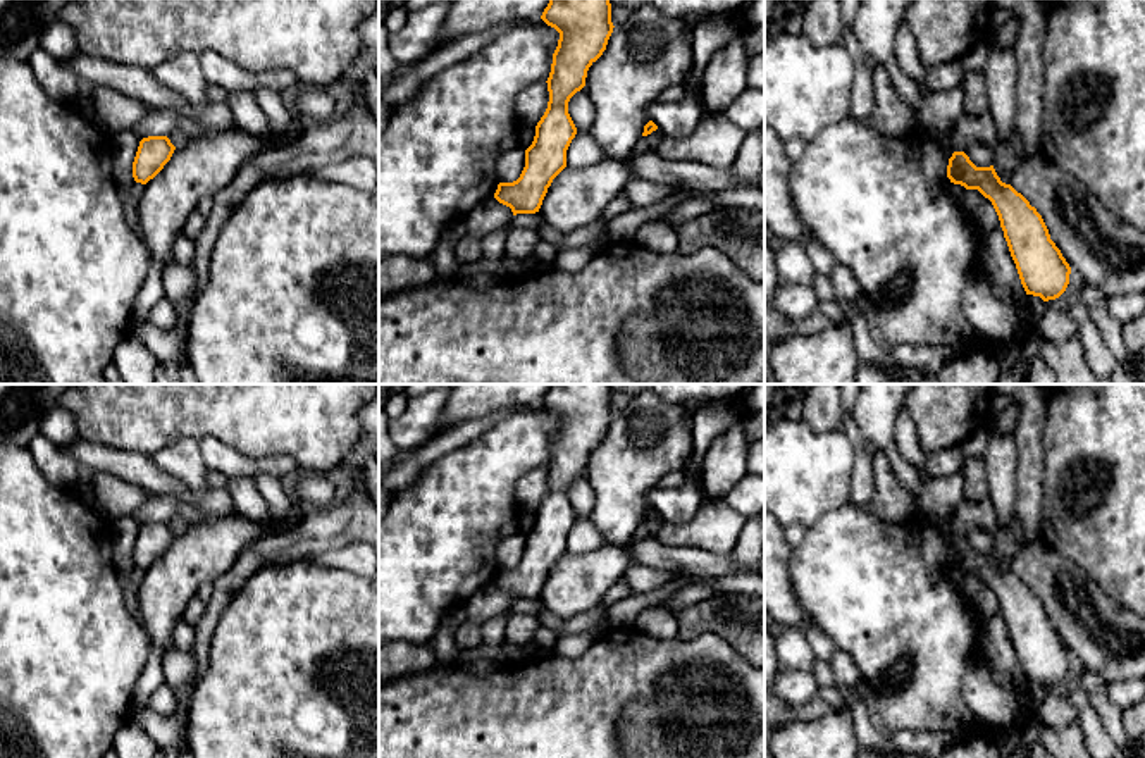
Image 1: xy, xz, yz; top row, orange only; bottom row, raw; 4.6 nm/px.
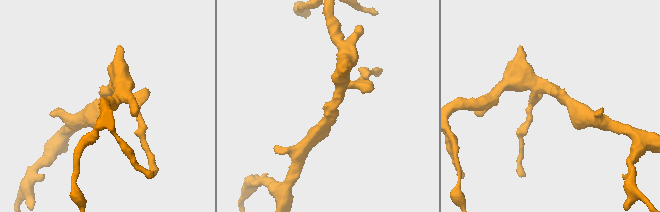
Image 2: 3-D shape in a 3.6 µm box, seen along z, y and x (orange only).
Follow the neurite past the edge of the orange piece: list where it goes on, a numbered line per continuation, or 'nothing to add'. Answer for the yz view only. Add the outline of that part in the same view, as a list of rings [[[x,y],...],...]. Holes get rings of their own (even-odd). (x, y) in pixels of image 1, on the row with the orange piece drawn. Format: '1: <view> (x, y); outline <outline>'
nothing to add

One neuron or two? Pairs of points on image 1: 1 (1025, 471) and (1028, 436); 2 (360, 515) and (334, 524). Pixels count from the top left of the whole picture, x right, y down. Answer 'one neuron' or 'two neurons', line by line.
1: one neuron
2: one neuron

